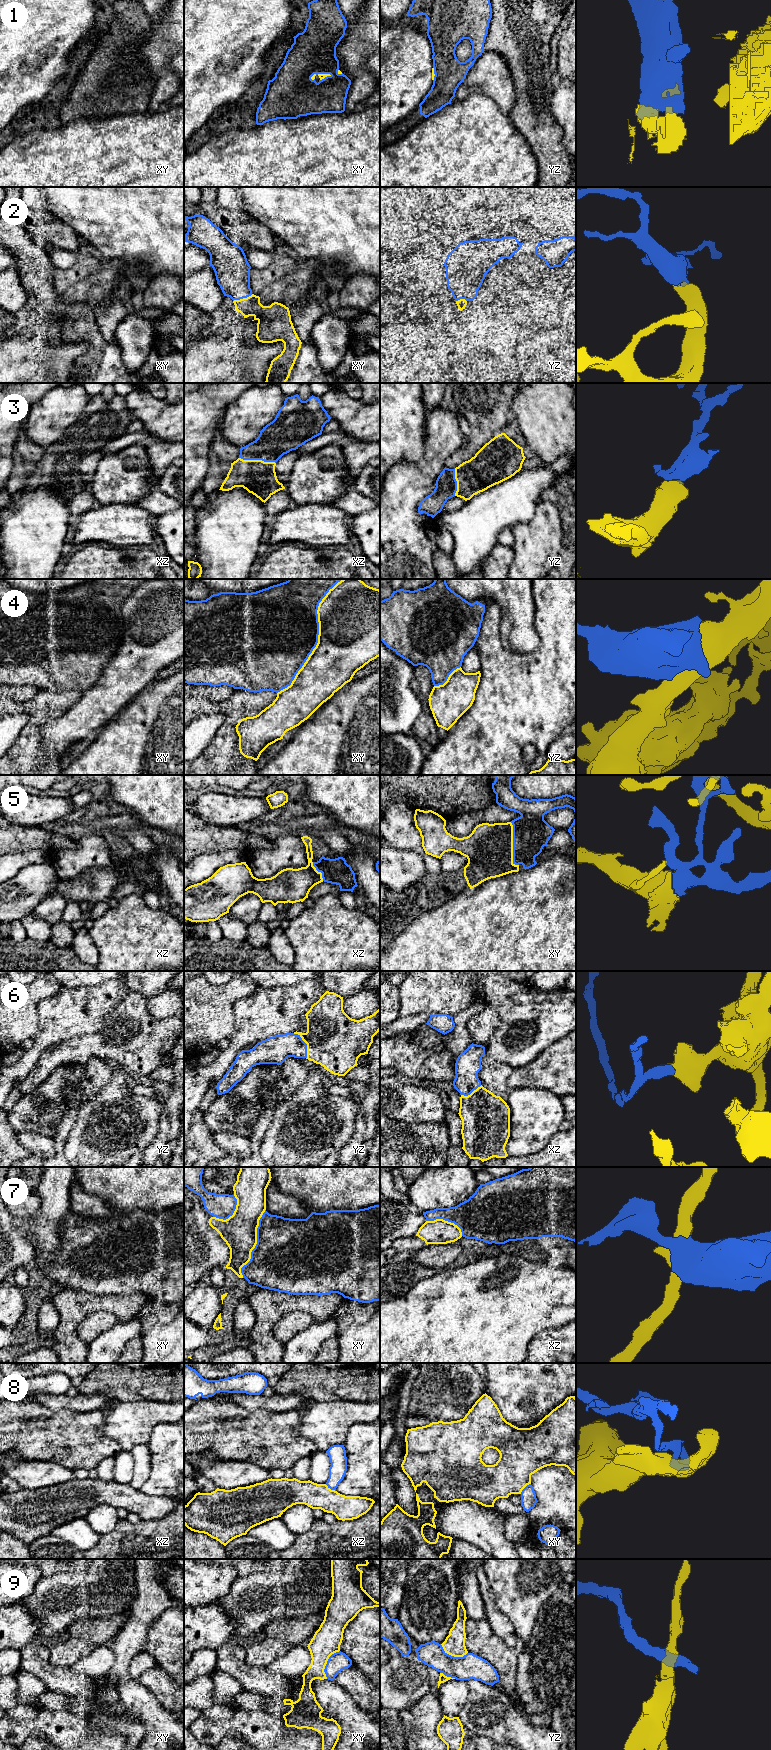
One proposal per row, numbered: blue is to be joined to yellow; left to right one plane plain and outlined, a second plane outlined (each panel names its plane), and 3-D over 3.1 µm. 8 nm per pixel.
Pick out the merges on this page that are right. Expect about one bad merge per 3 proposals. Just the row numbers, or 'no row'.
2, 3, 5, 6

